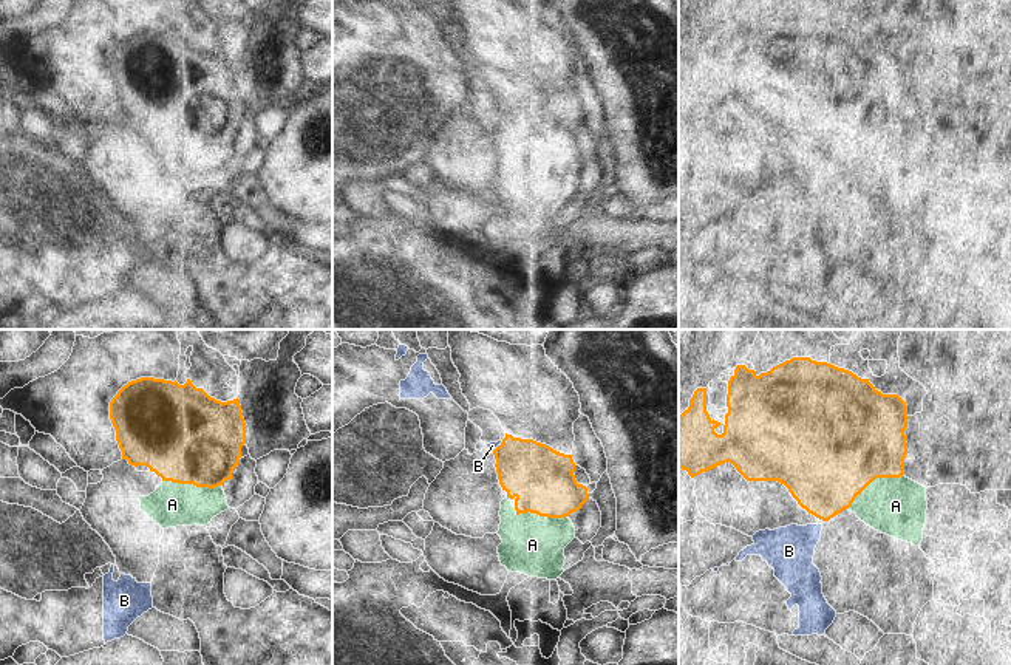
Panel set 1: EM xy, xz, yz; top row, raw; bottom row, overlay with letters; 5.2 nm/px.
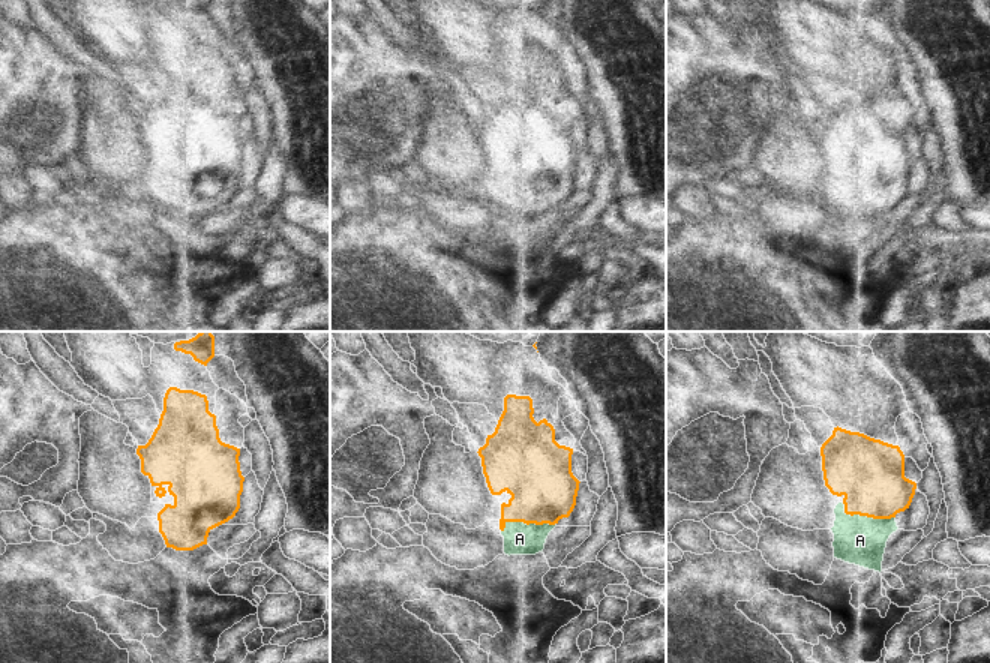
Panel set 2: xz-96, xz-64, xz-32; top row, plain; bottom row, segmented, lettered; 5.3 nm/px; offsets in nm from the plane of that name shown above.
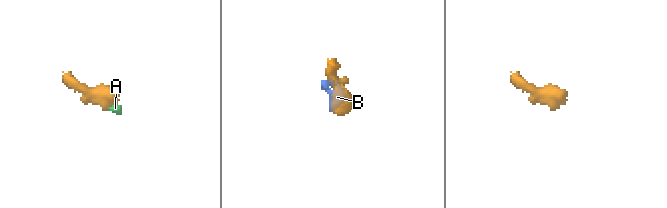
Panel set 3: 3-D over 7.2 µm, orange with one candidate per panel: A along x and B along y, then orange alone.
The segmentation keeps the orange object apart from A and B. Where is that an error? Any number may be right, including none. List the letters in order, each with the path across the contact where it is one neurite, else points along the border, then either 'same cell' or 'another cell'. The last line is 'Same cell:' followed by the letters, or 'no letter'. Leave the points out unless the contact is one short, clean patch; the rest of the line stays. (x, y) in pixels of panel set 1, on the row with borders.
A: same cell
B: border along xz (503, 441), (493, 450); another cell
Same cell: A

